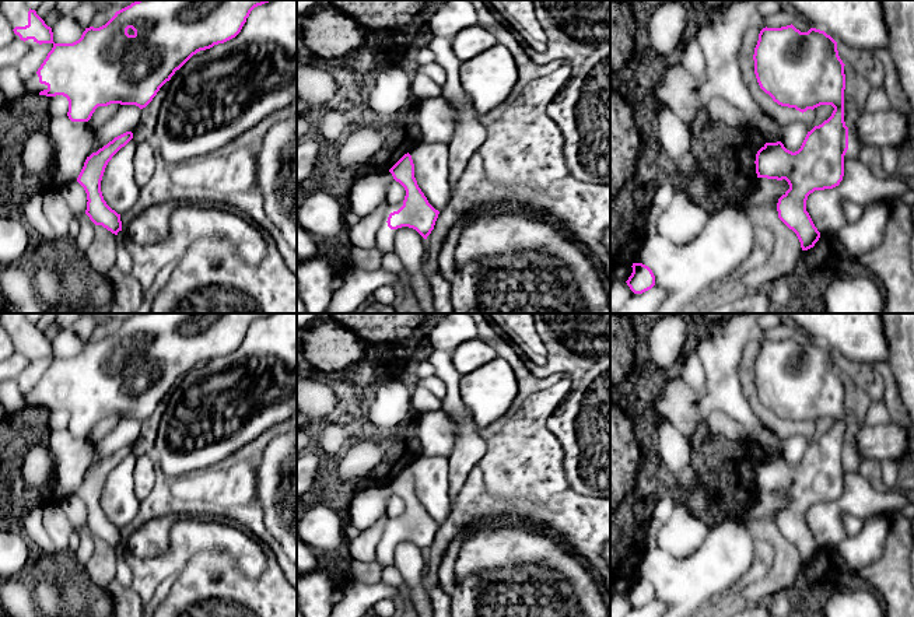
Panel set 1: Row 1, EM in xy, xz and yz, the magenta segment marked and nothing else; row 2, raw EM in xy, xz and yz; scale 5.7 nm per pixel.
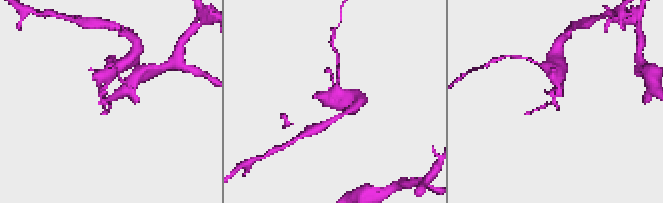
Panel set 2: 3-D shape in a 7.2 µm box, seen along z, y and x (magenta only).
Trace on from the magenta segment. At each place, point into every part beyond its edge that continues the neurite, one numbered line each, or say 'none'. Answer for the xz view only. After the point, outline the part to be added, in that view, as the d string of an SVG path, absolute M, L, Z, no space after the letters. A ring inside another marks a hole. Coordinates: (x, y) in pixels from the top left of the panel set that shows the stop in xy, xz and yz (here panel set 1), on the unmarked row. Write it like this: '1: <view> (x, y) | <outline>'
1: xz (385, 550) | M400 515L399 518L388 518L384 534L381 537L381 541L377 546L377 558L375 562L381 564L384 568L393 565L395 562L395 551L396 547L400 541L398 543L391 543L388 540L388 530L391 526L398 525L400 520L403 519L403 515Z

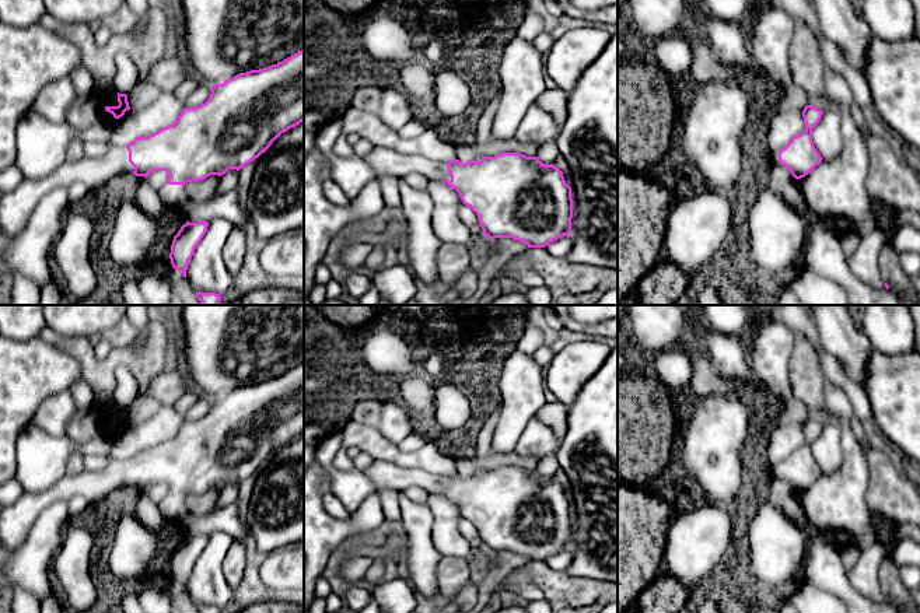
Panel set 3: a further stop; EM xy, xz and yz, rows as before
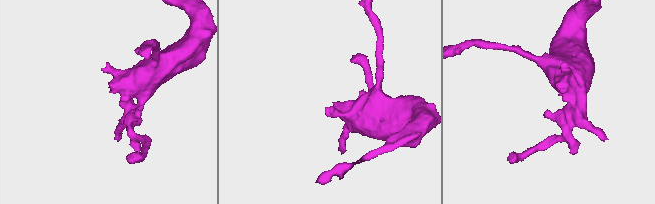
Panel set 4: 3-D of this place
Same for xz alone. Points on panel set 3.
1: xz (385, 475) | M374 460L363 472L378 490L393 488L400 493L417 487L426 490L428 494L451 494L445 474L435 474L420 467L402 467L388 460Z

